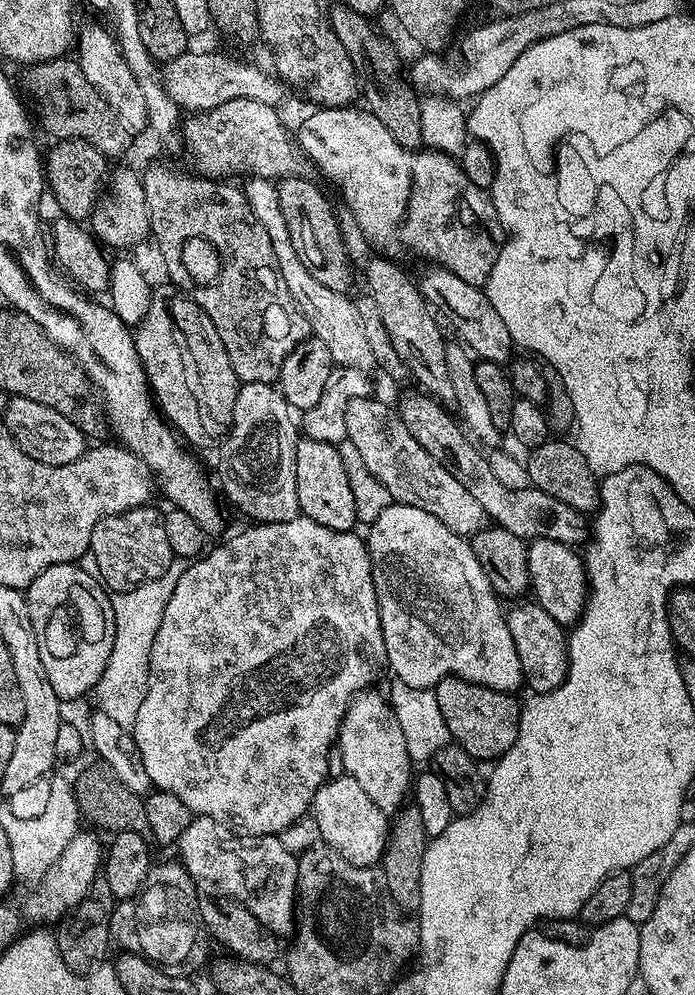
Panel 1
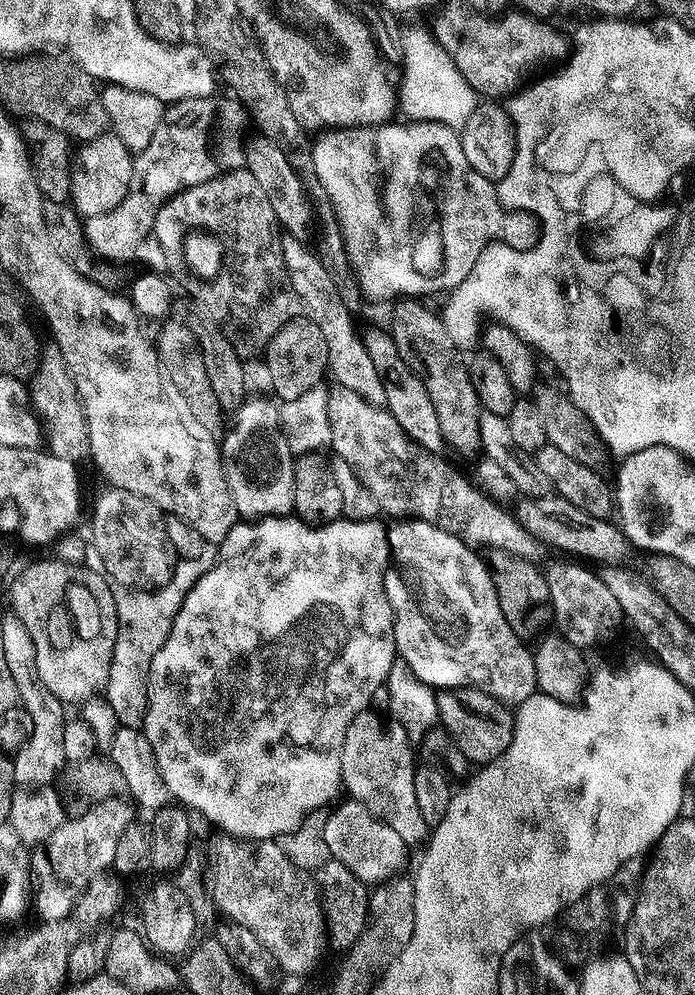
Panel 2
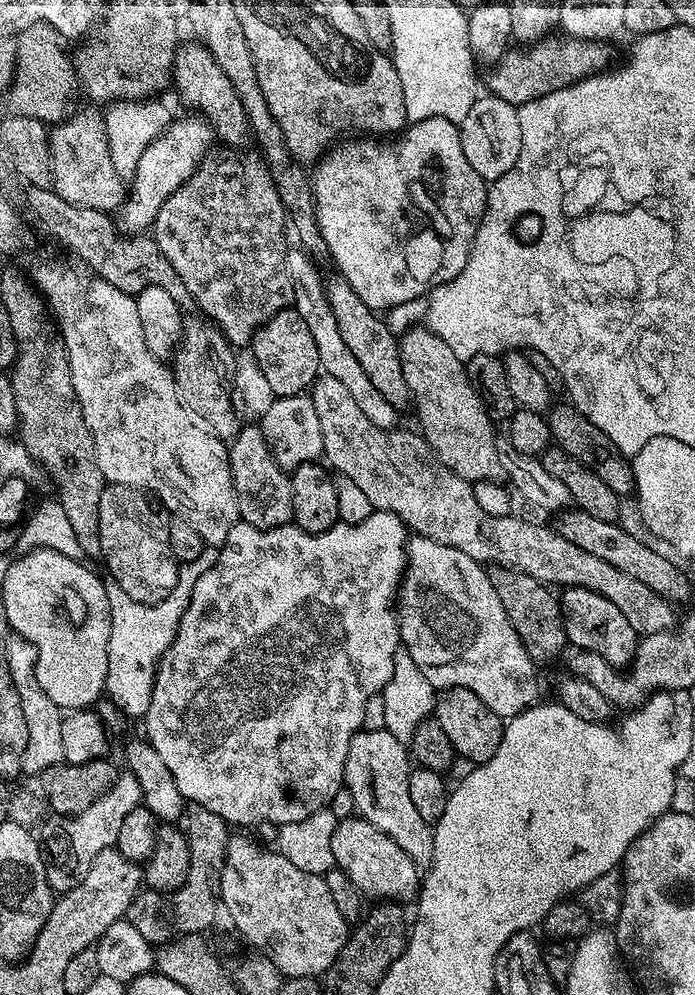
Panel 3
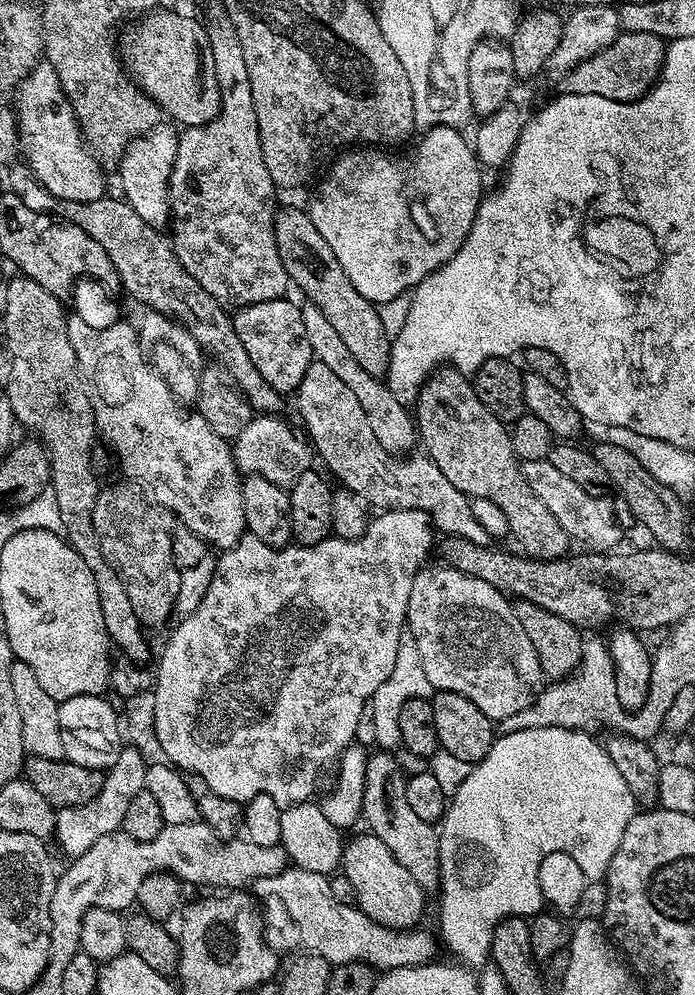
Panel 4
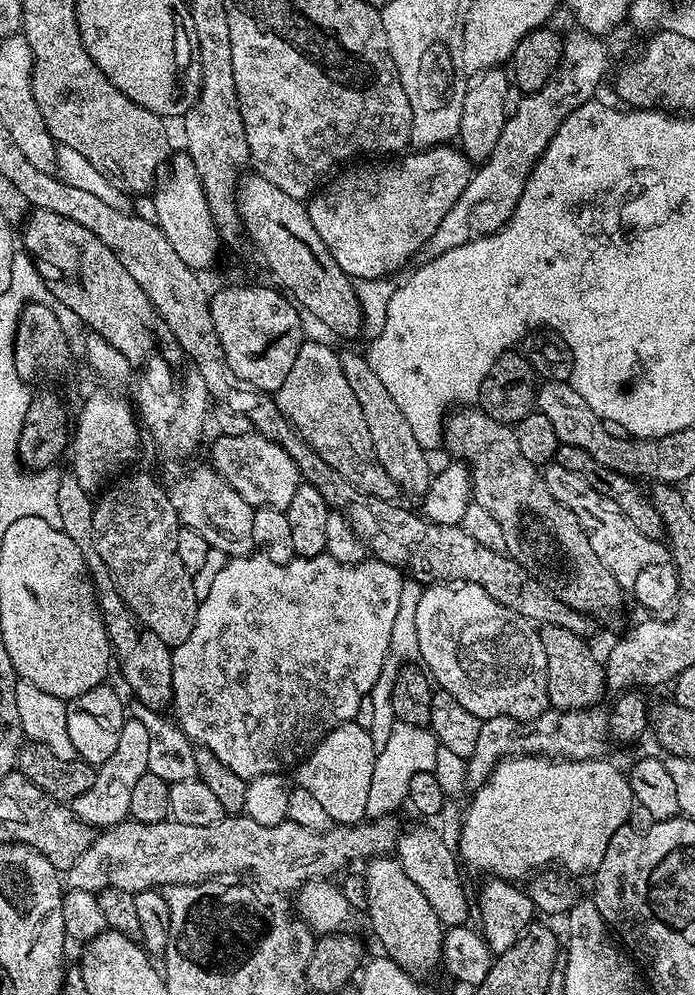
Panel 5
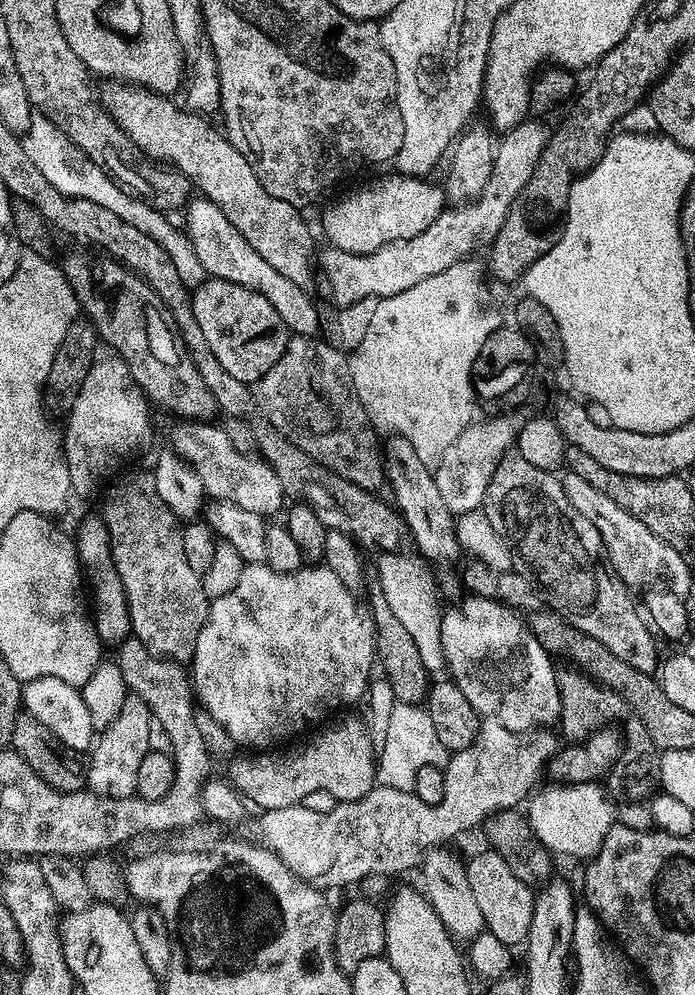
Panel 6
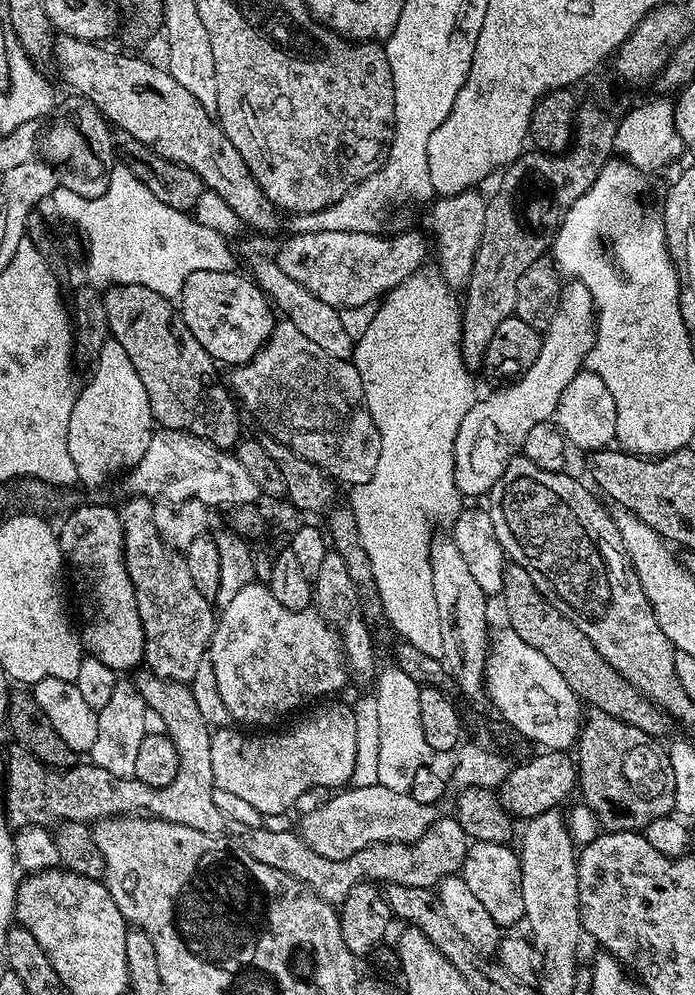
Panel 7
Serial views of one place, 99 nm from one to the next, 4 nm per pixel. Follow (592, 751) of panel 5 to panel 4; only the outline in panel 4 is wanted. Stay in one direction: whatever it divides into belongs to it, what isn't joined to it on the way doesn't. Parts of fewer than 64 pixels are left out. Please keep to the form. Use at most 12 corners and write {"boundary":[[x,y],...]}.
{"boundary":[[584,640],[571,676],[497,721],[502,734],[546,726],[610,730],[613,659]]}

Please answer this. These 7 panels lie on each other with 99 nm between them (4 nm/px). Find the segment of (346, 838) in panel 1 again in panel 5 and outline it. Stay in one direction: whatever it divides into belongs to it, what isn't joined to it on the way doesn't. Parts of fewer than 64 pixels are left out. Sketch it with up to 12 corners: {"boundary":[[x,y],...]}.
{"boundary":[[388,854],[362,872],[383,955],[409,976],[442,964],[446,929]]}

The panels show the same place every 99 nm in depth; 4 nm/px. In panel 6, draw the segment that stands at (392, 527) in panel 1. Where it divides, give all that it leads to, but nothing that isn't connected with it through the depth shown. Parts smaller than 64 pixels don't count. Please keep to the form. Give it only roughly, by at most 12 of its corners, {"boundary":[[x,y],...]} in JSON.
{"boundary":[[484,596],[440,617],[447,675],[512,733],[555,725],[553,657]]}

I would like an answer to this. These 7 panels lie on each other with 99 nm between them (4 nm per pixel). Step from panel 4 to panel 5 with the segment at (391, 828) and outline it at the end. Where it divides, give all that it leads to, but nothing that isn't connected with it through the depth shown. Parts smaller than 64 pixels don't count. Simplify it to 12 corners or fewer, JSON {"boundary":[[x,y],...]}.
{"boundary":[[432,828],[394,852],[445,929],[467,921],[462,868]]}

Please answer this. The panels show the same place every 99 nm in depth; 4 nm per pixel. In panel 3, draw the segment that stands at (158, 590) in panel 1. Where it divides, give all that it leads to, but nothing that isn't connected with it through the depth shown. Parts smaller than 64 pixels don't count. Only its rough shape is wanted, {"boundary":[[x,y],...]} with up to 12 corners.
{"boundary":[[206,546],[180,564],[174,590],[139,604],[111,578],[104,691],[129,718],[147,717],[156,667],[174,642]]}

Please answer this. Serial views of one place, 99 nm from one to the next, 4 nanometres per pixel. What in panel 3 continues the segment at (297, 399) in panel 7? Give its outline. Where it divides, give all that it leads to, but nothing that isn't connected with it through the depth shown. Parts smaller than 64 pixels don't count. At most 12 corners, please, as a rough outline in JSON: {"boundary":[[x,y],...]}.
{"boundary":[[338,378],[310,395],[323,459],[373,509],[485,566],[610,598],[641,637],[673,605],[566,542],[486,514],[415,431]]}

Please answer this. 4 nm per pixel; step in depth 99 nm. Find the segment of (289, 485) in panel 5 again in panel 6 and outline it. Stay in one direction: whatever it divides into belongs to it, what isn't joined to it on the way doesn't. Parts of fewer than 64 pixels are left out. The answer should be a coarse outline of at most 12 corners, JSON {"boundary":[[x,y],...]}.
{"boundary":[[179,423],[171,451],[213,501],[265,518],[278,474],[234,450],[223,427]]}

